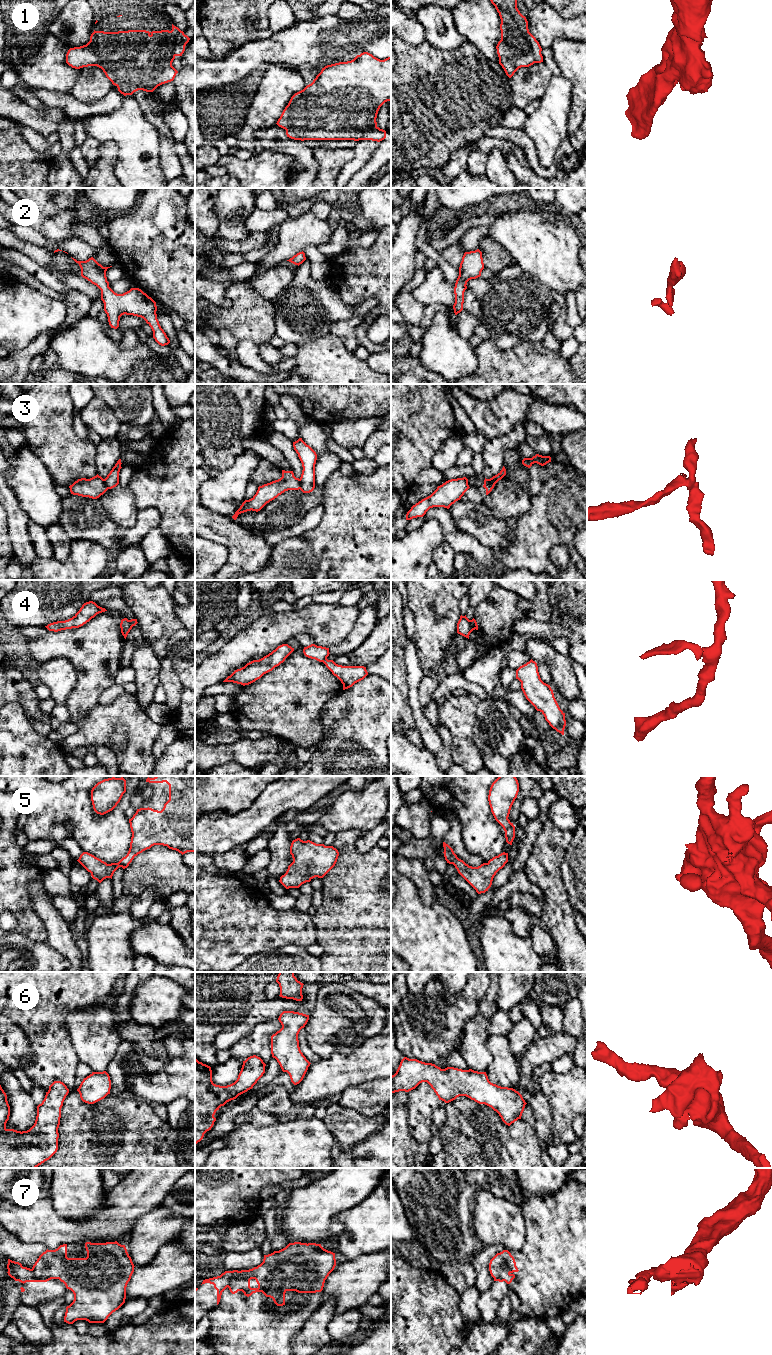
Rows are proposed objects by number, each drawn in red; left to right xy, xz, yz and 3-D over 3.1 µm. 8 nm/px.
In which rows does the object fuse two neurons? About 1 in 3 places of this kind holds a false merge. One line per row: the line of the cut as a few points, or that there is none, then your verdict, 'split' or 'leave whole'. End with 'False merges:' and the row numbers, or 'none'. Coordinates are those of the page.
1: cut none; leave whole
2: cut none; leave whole
3: cut yz (495, 483), (488, 482), (483, 486); split
4: cut none; leave whole
5: cut none; leave whole
6: cut none; leave whole
7: cut xz (246, 1276), (234, 1278), (227, 1286); split
False merges: 3, 7

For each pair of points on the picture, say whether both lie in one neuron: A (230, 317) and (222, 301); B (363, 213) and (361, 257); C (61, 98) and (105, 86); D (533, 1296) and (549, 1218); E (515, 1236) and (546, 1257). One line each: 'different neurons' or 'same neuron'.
A: different neurons
B: different neurons
C: different neurons
D: same neuron
E: different neurons

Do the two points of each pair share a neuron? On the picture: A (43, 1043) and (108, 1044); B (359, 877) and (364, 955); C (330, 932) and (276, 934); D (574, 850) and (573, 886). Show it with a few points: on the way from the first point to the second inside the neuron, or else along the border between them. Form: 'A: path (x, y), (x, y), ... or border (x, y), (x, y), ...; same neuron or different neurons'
A: border (65, 1020), (70, 1043), (80, 1061); different neurons
B: path (359, 896), (359, 923), (366, 932), (366, 936); same neuron
C: border (311, 920), (315, 928), (317, 940); different neurons
D: path (576, 859), (576, 877); same neuron

